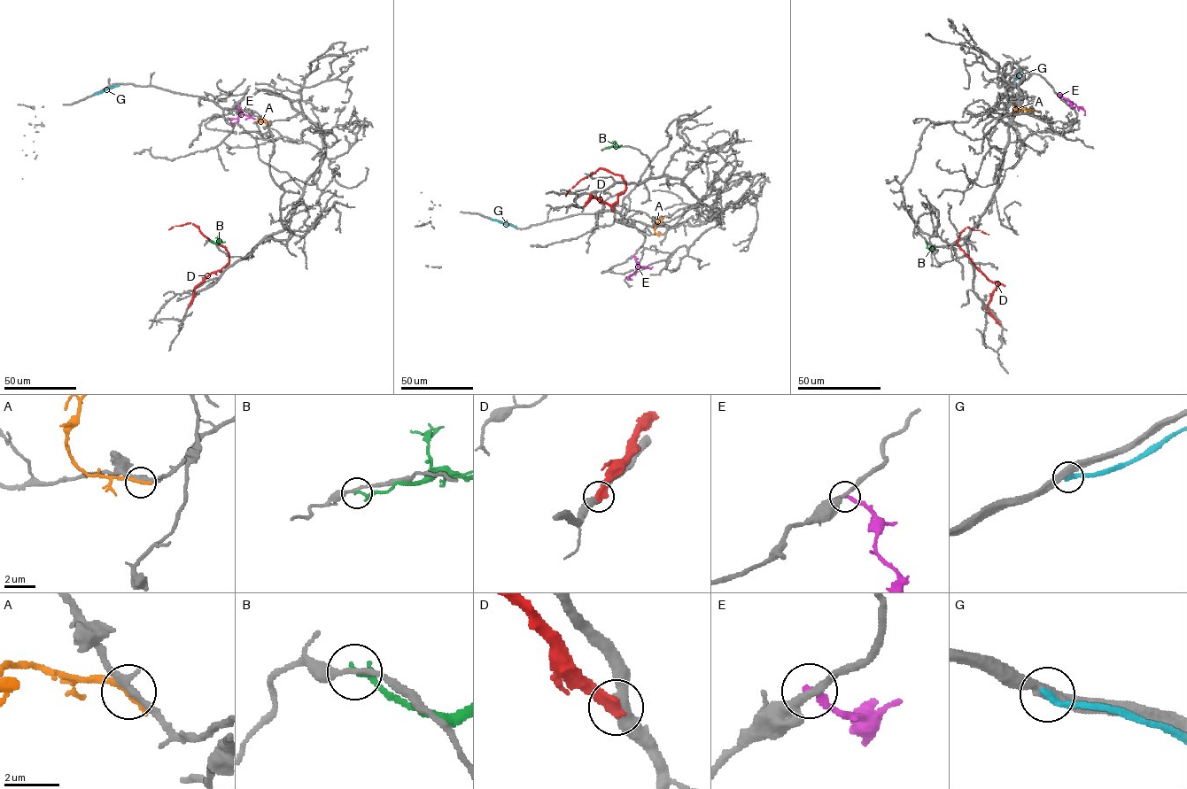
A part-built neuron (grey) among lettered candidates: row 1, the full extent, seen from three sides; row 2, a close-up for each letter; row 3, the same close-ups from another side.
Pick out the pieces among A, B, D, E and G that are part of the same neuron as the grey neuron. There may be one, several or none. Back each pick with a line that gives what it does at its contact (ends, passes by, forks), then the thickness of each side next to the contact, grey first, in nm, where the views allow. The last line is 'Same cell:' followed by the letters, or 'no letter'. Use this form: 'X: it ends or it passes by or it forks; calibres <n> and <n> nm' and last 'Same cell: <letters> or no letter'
Same cell: no letter

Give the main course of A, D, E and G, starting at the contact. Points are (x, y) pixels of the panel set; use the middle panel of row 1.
A: (661, 235), (654, 231), (655, 223), (663, 217)
D: (585, 205), (590, 195), (613, 204), (625, 190), (625, 181), (621, 175), (599, 168), (580, 180), (566, 196)
E: (632, 256), (638, 266), (628, 278), (632, 280)
G: (491, 219), (516, 226)

